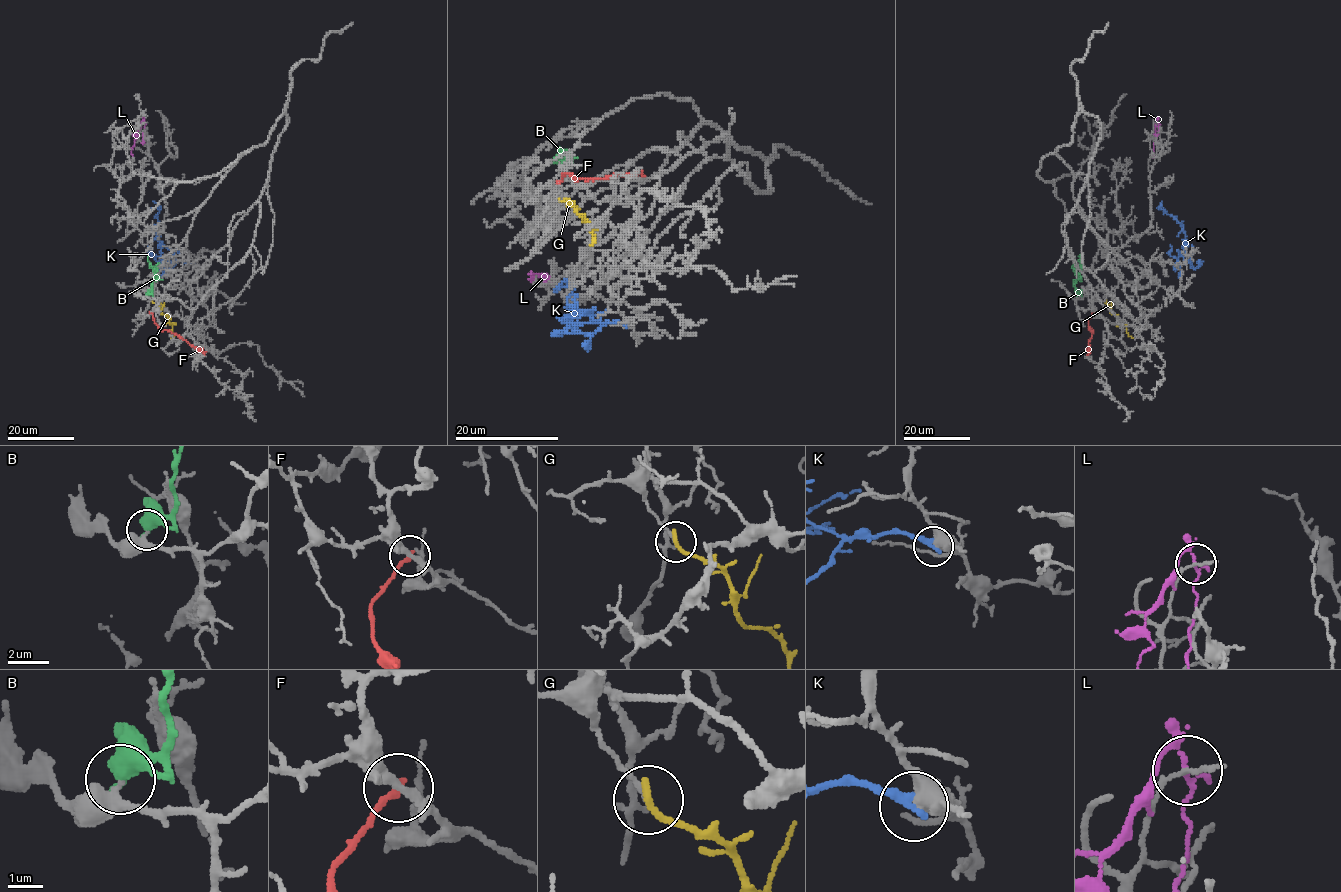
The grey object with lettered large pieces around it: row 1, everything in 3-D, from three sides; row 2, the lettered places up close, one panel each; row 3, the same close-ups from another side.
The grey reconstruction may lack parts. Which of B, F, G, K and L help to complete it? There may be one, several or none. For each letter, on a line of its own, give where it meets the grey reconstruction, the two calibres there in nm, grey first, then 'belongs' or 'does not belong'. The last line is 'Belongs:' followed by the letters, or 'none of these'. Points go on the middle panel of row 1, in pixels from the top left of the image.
B: meets grey at (553, 160); 240 nm thick on the grey side, 600 nm on the other; does not belong
F: meets grey at (559, 182); 180 nm thick on the grey side, 260 nm on the other; does not belong
G: meets grey at (559, 201); 140 nm thick on the grey side, 240 nm on the other; does not belong
K: meets grey at (625, 325); 400 nm thick on the grey side, 320 nm on the other; does not belong
L: meets grey at (549, 280); 120 nm thick on the grey side, 110 nm on the other; does not belong
Belongs: none of these

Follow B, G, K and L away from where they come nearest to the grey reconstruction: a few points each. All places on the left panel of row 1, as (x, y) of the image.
B: (147, 295), (152, 291), (155, 272), (145, 254)
G: (150, 300), (169, 319), (173, 327), (171, 337)
K: (194, 262), (178, 260), (157, 238), (155, 215), (159, 208), (154, 207), (148, 214)
L: (144, 123), (141, 122), (136, 132), (131, 149), (133, 157)

